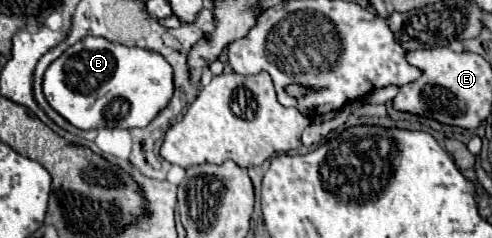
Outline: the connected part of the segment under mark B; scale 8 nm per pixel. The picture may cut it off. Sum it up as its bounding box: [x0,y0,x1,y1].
[43,37,173,129]

